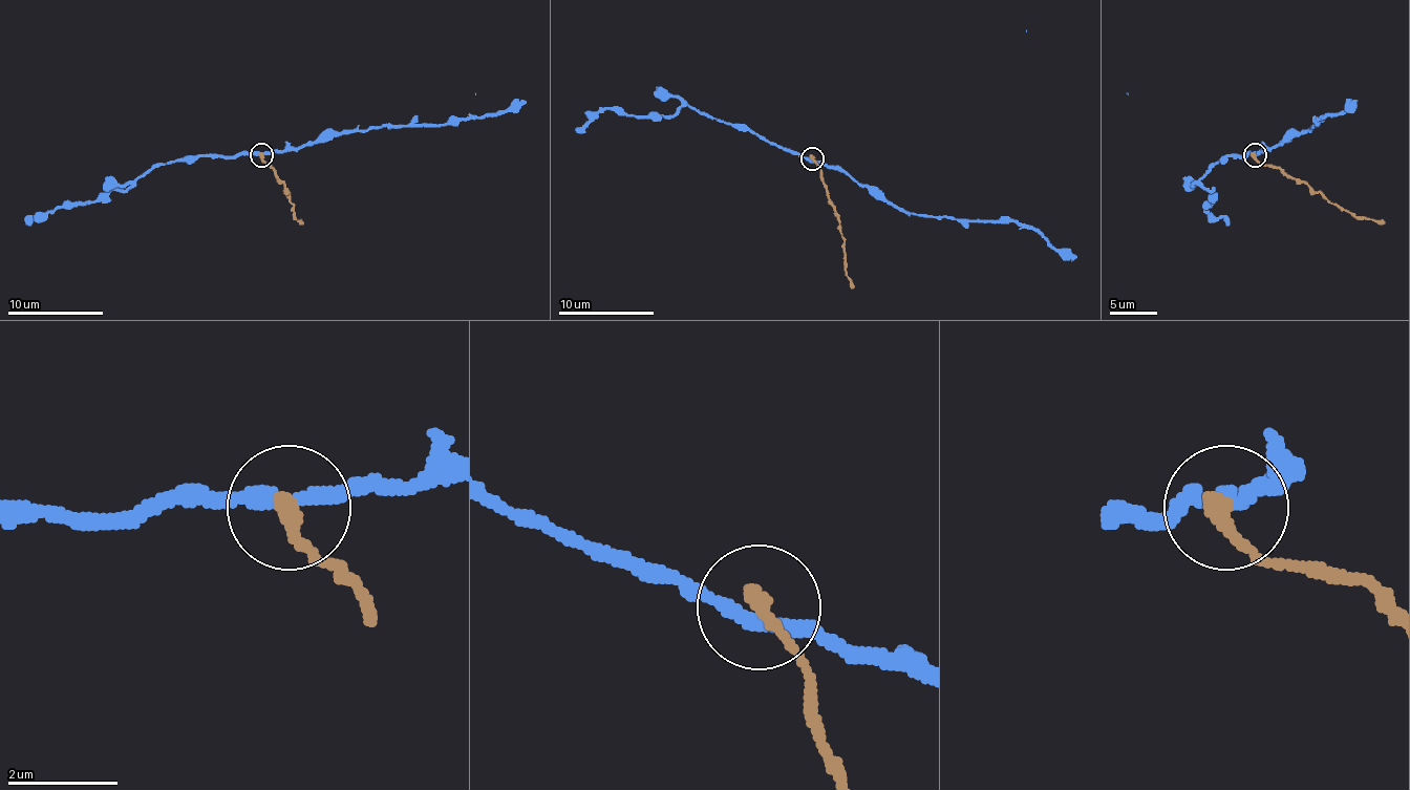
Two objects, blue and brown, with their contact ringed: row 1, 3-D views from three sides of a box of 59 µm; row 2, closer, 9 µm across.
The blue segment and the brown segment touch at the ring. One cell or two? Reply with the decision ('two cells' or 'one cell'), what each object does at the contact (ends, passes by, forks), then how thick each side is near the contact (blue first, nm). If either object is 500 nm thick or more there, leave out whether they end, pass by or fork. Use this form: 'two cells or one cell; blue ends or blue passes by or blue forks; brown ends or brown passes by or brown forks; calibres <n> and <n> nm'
two cells; blue passes by; brown ends; calibres 280 and 340 nm

